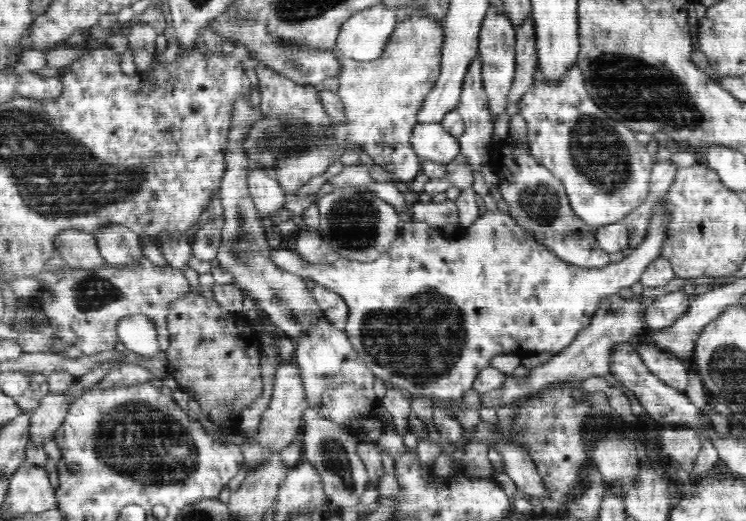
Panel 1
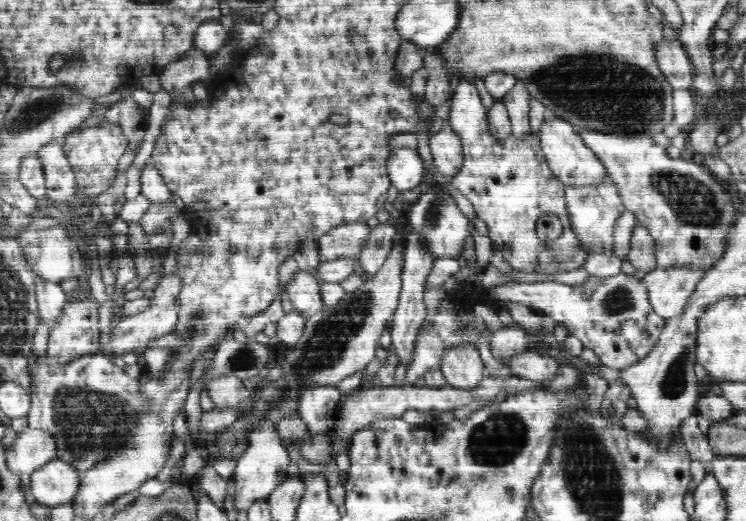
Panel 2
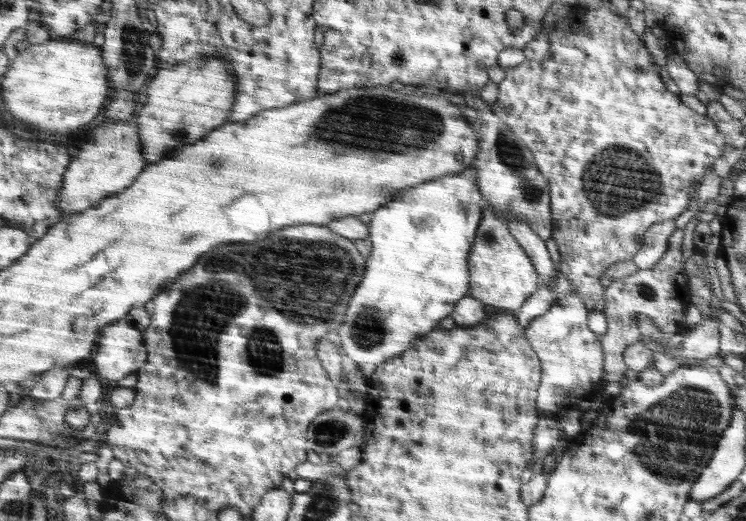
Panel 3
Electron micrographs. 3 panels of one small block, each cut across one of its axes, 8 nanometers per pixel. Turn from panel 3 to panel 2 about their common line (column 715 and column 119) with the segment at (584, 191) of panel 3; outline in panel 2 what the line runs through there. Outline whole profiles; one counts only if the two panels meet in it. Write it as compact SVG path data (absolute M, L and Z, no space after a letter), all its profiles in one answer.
M118 124L84 128L80 132L66 136L61 142L68 164L74 171L77 188L86 196L95 198L106 192L109 186L112 186L118 173L120 160L129 146L129 140Z

